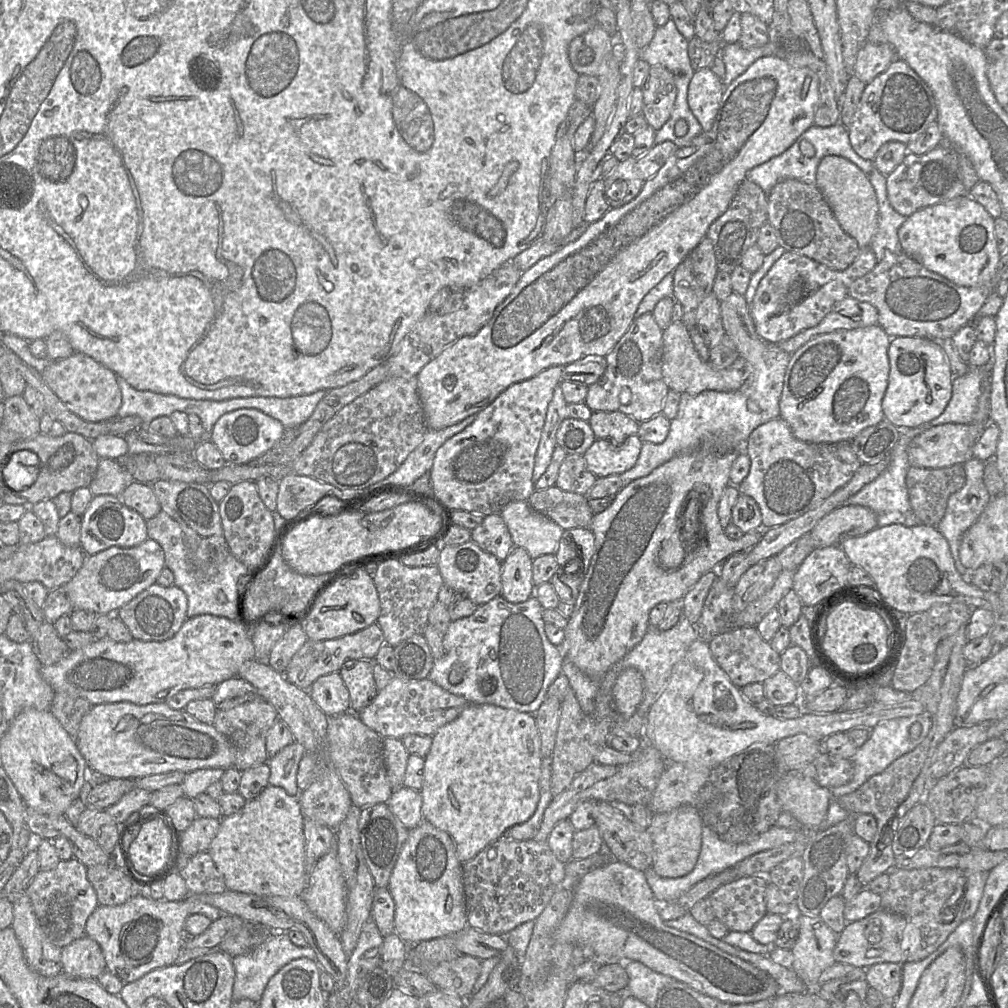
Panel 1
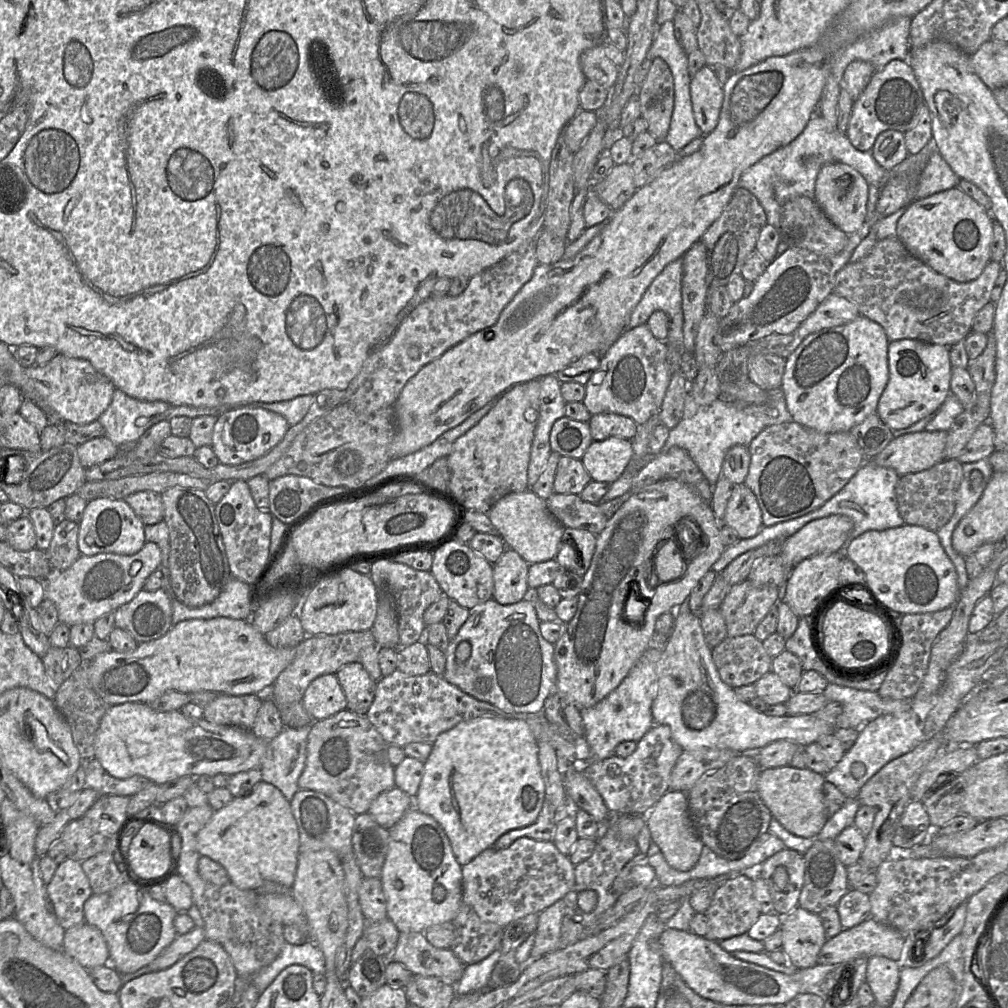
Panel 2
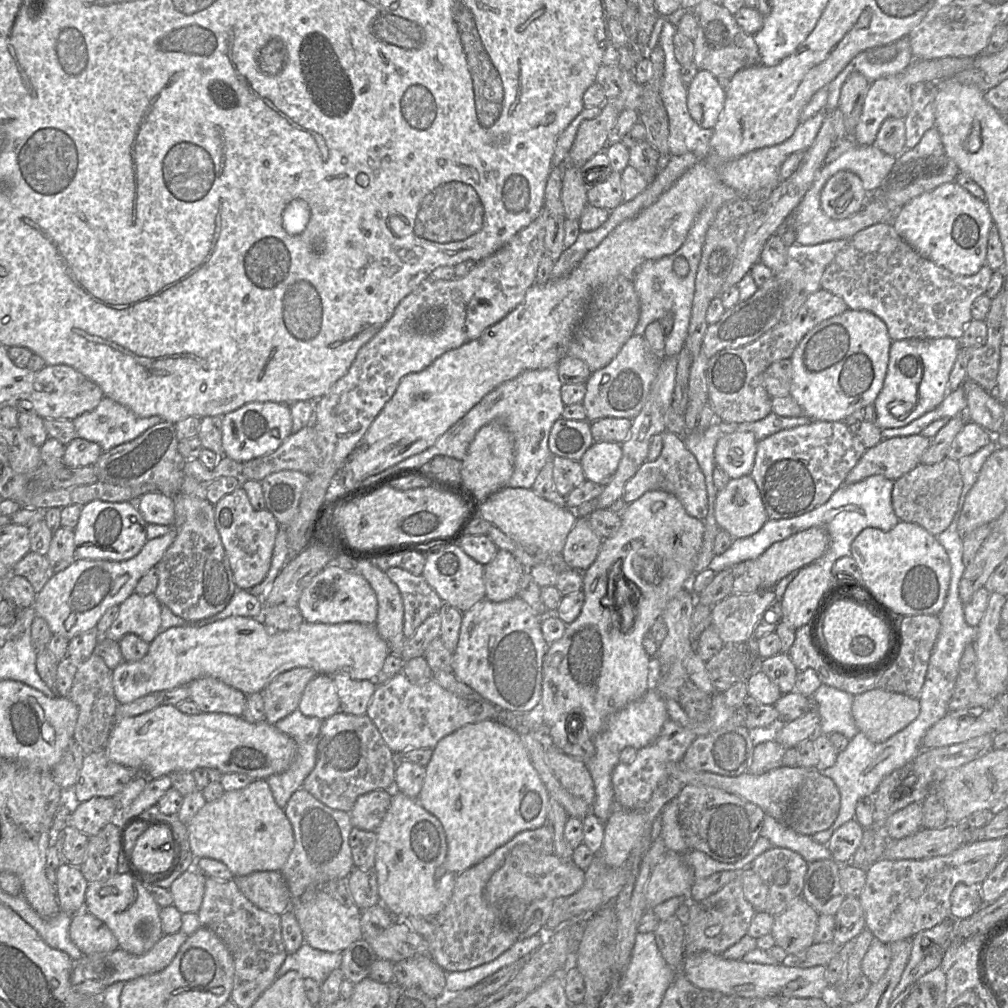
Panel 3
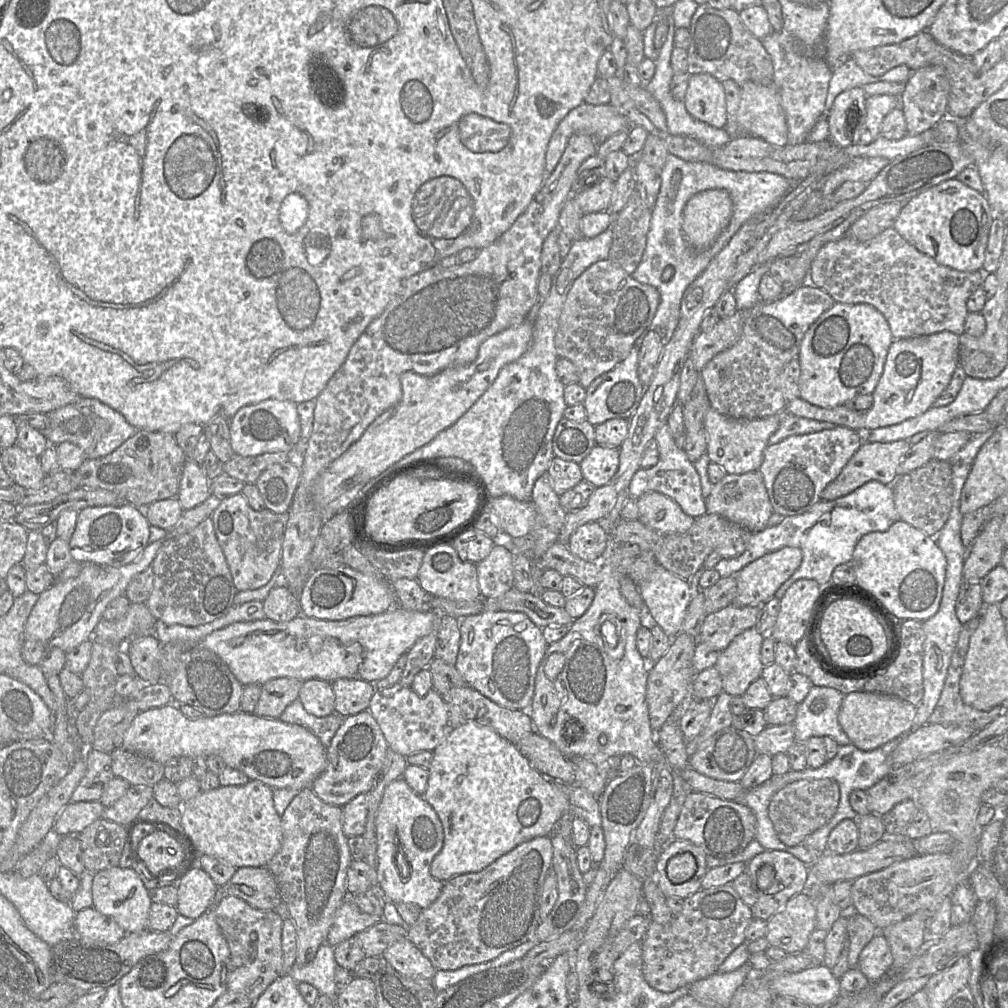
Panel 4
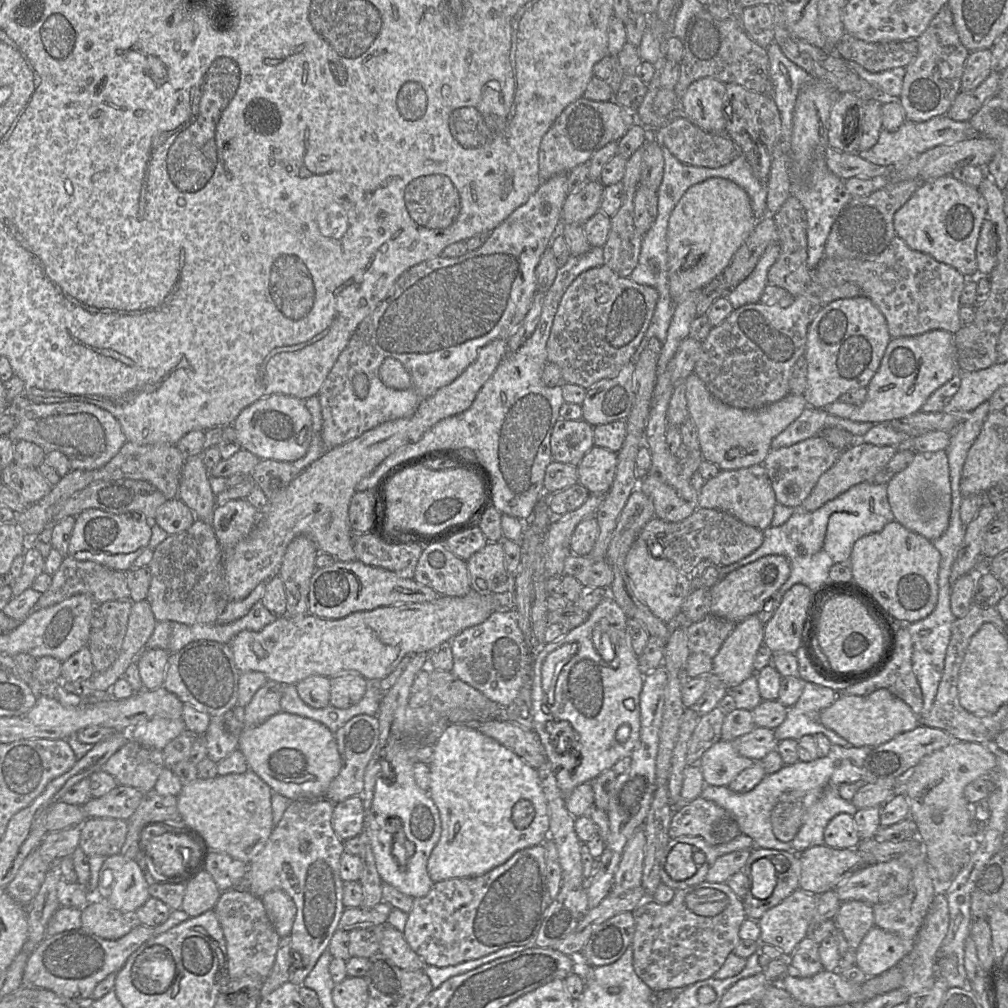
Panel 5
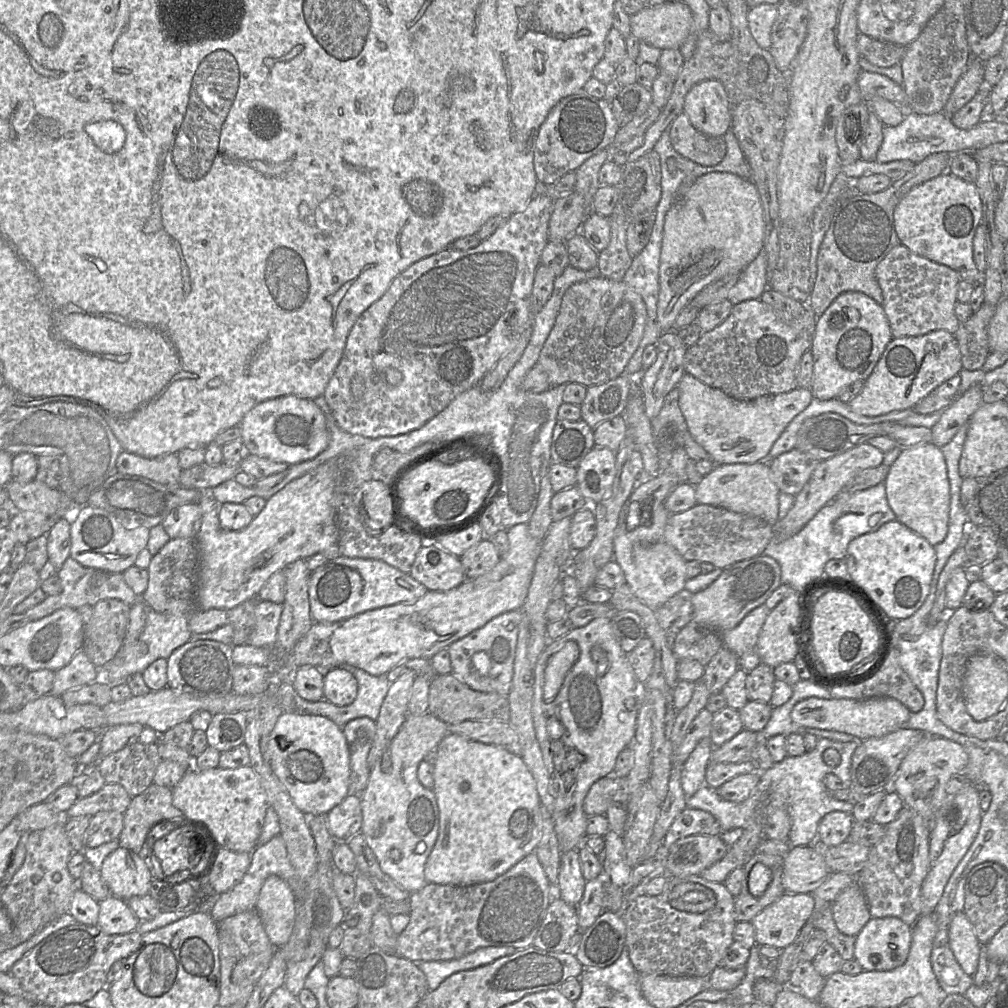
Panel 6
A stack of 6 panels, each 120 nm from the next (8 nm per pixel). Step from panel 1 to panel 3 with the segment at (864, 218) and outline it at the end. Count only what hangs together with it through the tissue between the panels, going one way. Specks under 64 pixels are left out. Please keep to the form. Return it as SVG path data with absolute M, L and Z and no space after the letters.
M842 170L825 183L820 196L821 208L833 219L845 219L859 212L870 194L853 172Z

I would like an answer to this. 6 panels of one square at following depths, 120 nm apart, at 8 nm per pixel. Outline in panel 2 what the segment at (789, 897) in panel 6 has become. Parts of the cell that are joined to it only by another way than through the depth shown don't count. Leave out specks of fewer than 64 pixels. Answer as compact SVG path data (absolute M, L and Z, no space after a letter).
M797 906L783 916L780 929L783 934L782 950L792 968L817 965L820 950L828 940L819 914Z

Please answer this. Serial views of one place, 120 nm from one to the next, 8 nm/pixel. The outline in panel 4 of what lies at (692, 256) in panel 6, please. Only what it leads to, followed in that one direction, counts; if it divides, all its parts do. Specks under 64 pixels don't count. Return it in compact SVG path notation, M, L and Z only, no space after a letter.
M723 189L701 191L692 196L682 212L682 230L688 243L704 250L720 236L732 217L732 200Z

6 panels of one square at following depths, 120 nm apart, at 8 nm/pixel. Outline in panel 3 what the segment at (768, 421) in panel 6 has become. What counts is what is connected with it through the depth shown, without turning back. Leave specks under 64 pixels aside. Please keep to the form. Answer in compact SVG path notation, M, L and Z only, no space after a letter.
M732 432L722 436L715 447L716 467L722 469L730 479L738 479L750 475L757 452L757 439L753 432Z

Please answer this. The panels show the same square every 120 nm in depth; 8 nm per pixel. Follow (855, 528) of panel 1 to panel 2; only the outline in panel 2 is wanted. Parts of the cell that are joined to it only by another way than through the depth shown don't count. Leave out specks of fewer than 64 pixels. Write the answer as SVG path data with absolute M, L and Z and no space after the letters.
M844 515L813 520L781 542L779 555L793 568L812 556L839 552L852 530L852 520Z

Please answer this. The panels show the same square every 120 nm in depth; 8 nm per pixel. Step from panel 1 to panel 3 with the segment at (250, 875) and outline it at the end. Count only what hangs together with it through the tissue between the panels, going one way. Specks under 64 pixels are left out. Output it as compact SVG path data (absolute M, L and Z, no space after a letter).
M265 779L253 780L245 788L226 791L219 799L206 802L186 826L189 847L194 858L218 860L228 867L233 877L246 876L257 871L280 872L294 846L292 825L284 809L275 802Z

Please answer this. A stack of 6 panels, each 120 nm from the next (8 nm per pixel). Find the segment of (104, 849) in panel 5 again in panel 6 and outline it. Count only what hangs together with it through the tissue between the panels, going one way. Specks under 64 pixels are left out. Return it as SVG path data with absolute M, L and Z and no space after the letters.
M114 810L96 813L85 832L84 848L95 848L119 839L123 826L123 813Z

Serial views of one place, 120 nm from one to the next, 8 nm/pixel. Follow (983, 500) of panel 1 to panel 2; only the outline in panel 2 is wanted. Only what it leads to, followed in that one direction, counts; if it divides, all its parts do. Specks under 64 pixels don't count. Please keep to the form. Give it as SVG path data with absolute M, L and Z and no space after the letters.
M988 459L962 464L963 478L956 493L955 511L950 520L936 531L940 544L953 563L957 573L957 584L960 592L969 582L965 557L958 554L952 546L952 533L960 520L981 497L994 471Z

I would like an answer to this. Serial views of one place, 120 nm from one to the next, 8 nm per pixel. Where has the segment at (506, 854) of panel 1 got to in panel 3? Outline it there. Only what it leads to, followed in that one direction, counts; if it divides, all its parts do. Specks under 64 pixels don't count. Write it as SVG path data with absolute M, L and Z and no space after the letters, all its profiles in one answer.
M526 844L516 845L507 855L503 865L491 876L488 880L485 889L484 897L489 903L495 903L498 900L517 898L528 905L539 899L566 898L577 892L584 883L585 870L576 866L573 861L565 861L553 854L543 854L533 850Z

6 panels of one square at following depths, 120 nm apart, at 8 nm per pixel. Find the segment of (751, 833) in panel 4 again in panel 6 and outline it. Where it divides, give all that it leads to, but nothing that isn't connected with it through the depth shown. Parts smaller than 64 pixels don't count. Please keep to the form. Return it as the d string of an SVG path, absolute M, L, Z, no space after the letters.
M685 808L675 818L663 840L664 851L667 851L677 840L691 835L716 835L722 833L718 820L709 812Z

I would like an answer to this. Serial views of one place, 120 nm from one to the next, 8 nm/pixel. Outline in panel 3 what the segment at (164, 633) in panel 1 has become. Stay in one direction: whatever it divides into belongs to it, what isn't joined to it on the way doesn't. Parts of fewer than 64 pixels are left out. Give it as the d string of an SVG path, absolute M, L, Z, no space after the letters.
M131 594L119 605L119 612L105 637L119 641L126 634L135 634L151 643L161 631L161 606L154 594Z

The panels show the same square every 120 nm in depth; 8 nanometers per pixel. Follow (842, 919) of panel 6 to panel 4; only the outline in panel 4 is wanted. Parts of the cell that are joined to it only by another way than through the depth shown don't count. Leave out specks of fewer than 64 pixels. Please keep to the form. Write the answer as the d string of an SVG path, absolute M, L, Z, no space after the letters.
M853 911L848 912L847 933L850 941L848 964L850 969L858 967L860 953L879 930L865 916Z

